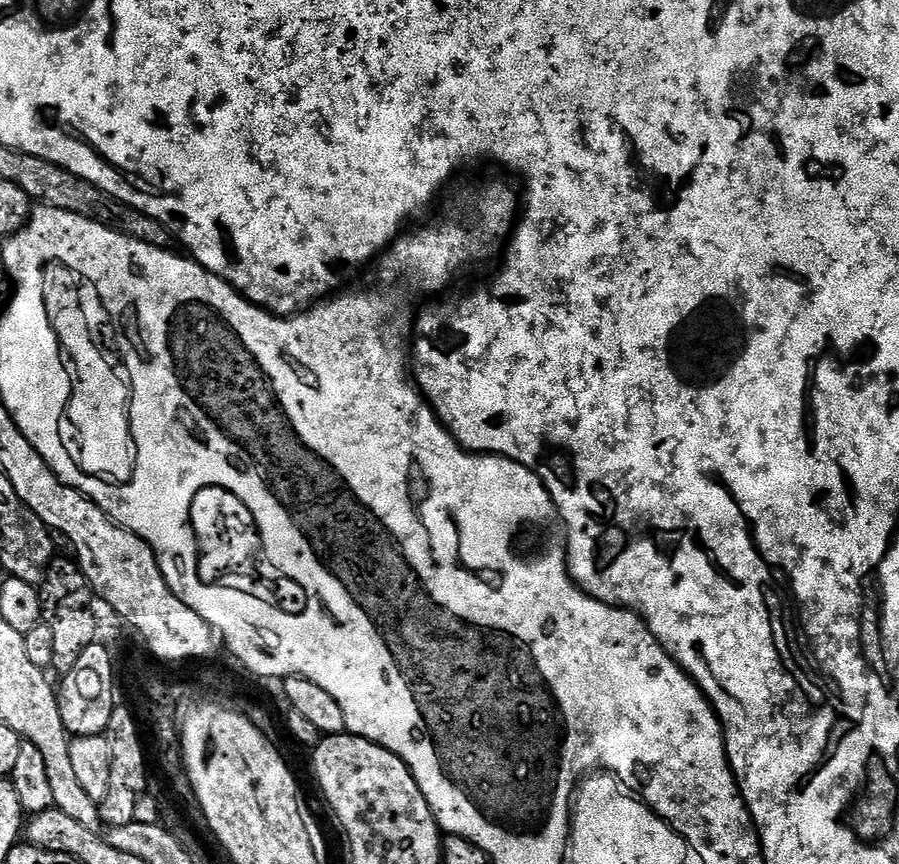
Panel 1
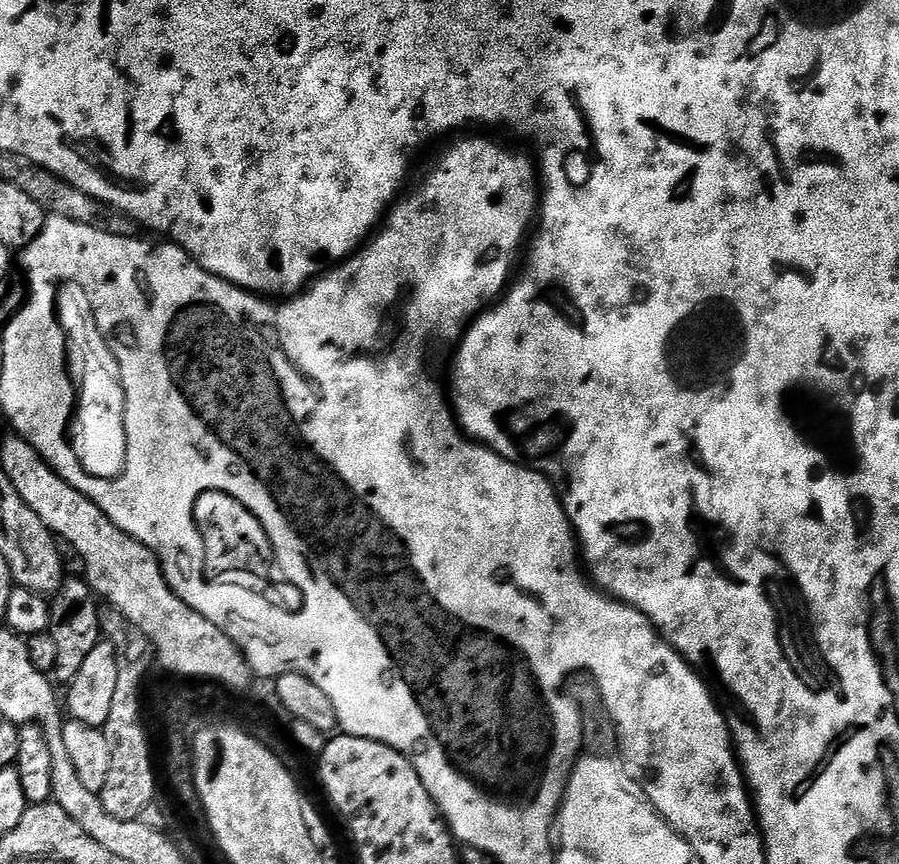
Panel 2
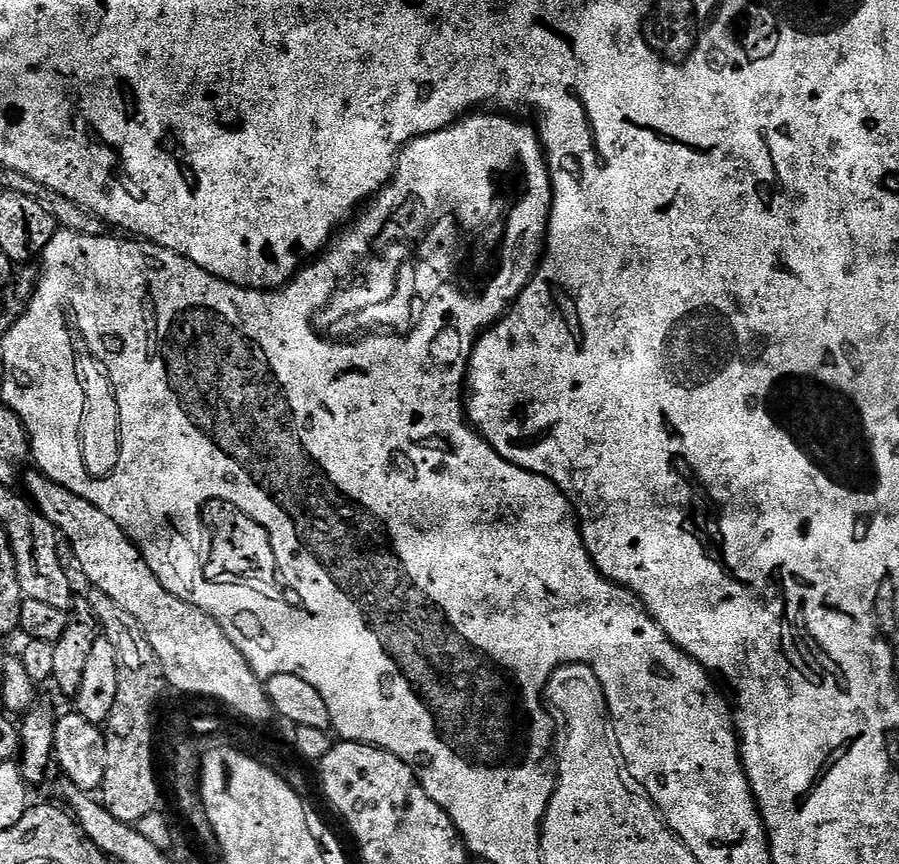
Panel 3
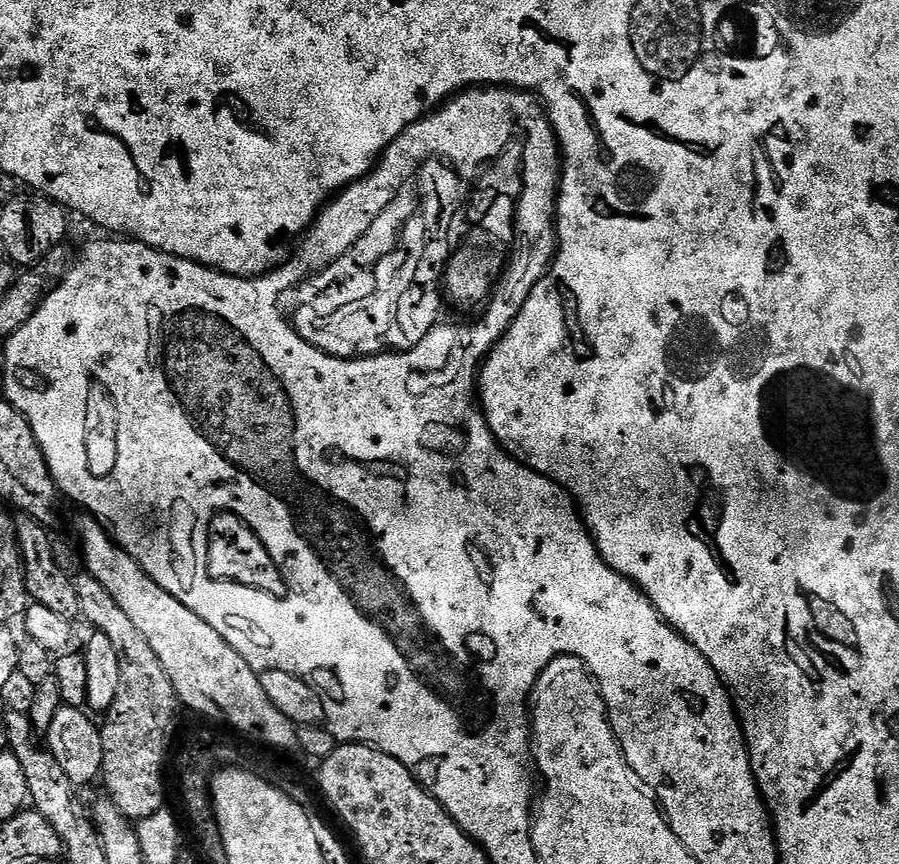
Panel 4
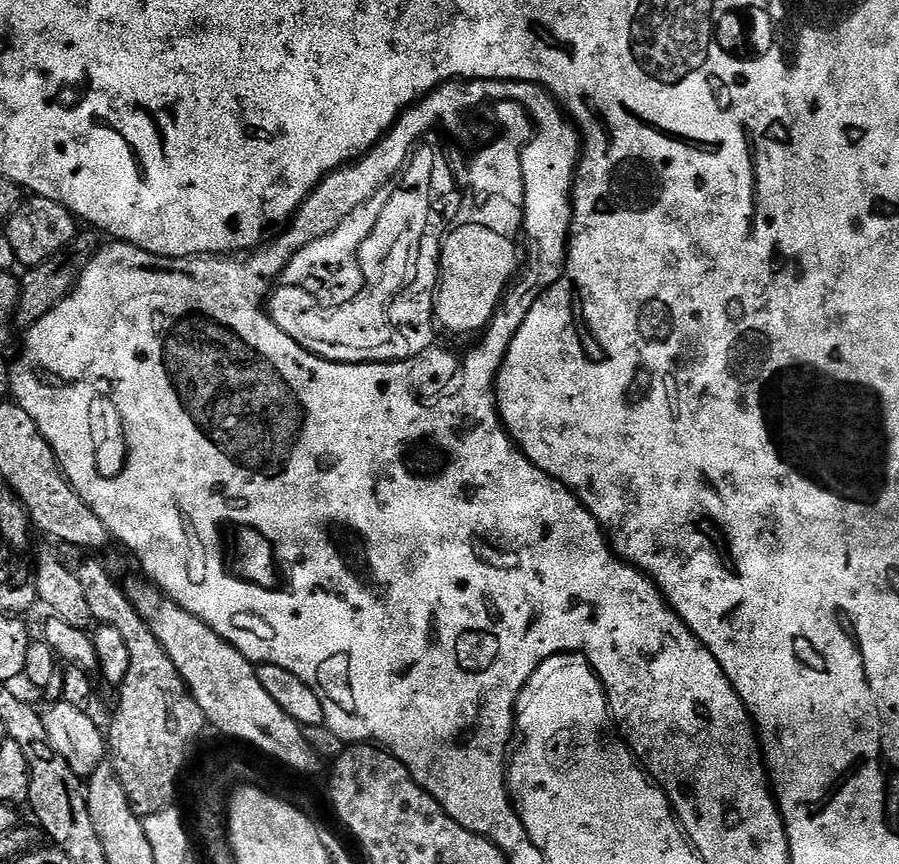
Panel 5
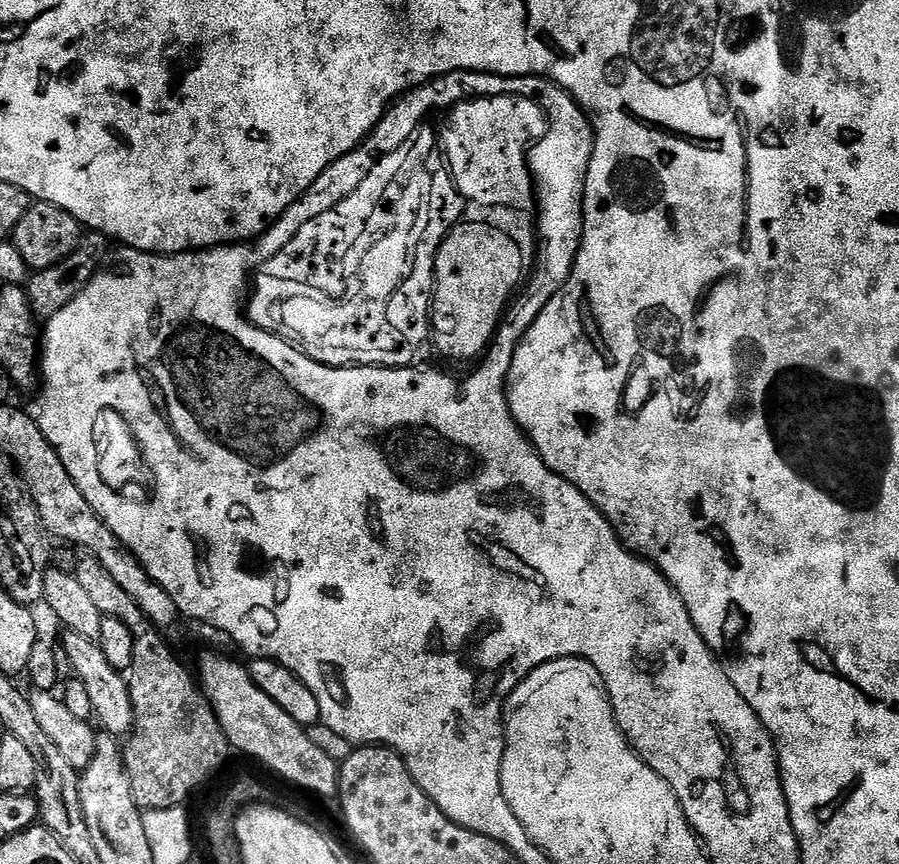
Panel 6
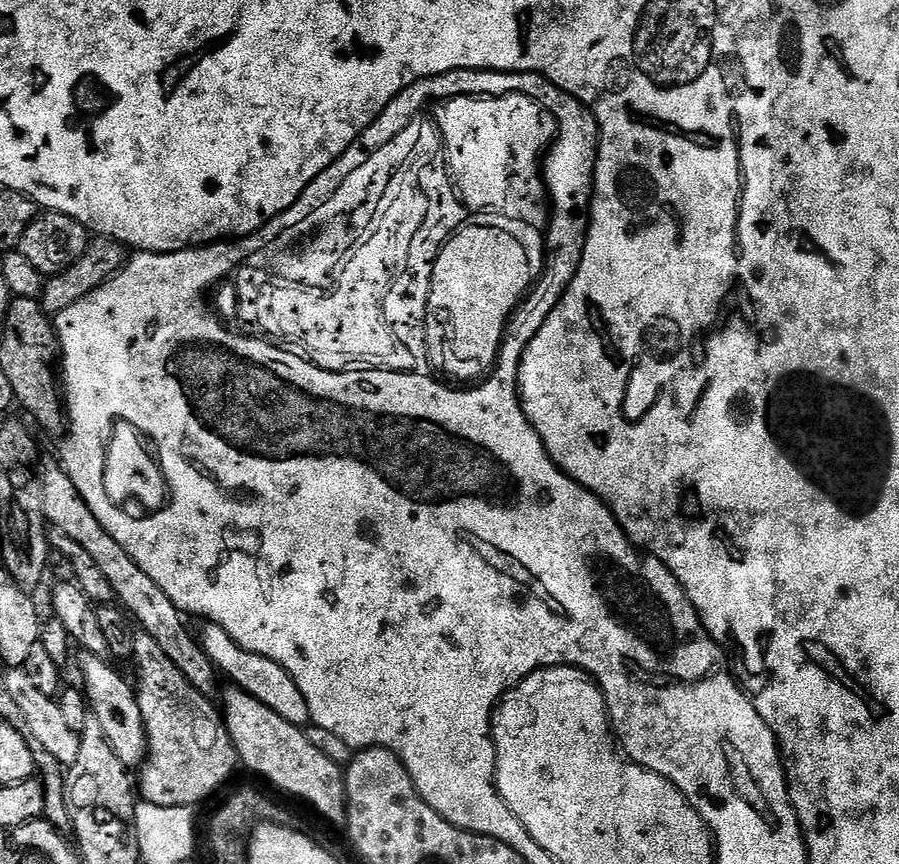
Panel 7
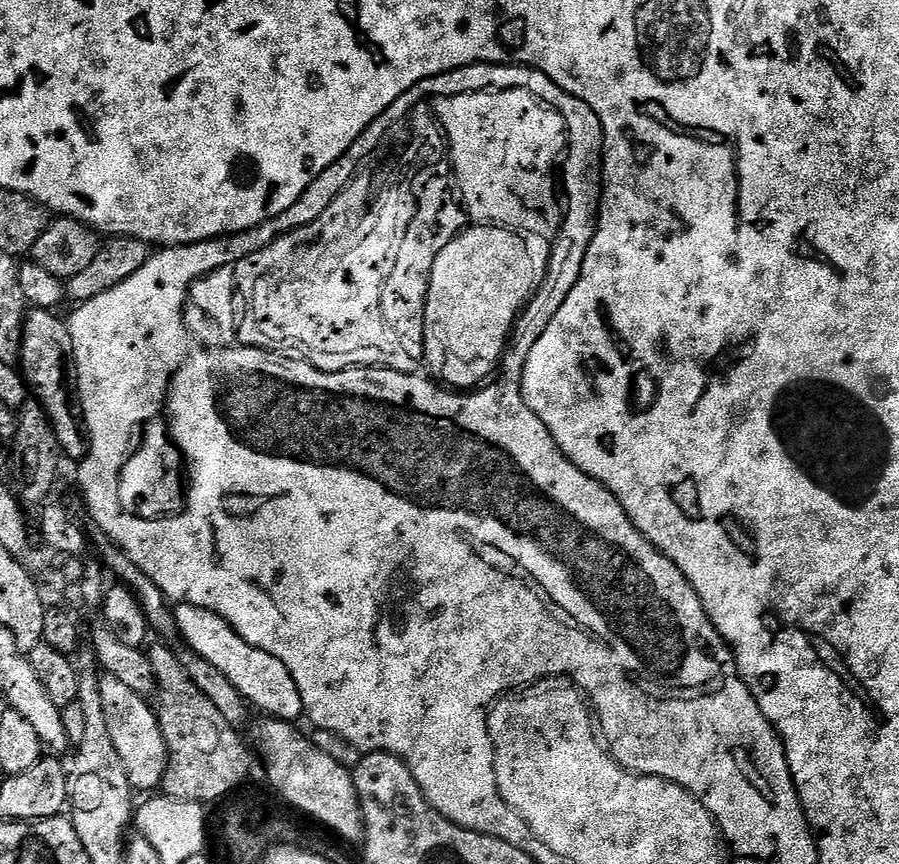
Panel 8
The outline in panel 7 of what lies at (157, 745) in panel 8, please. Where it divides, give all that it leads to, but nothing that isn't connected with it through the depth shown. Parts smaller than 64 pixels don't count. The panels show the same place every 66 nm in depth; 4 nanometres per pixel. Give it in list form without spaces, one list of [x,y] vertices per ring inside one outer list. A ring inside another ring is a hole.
[[[81,651],[79,656],[80,672],[84,675],[82,691],[88,698],[91,713],[102,722],[110,746],[114,748],[125,767],[129,770],[139,769],[148,754],[148,731],[144,728],[142,710],[136,701],[135,687],[131,683],[128,685],[123,674],[118,669],[111,668],[105,657],[86,651]]]

